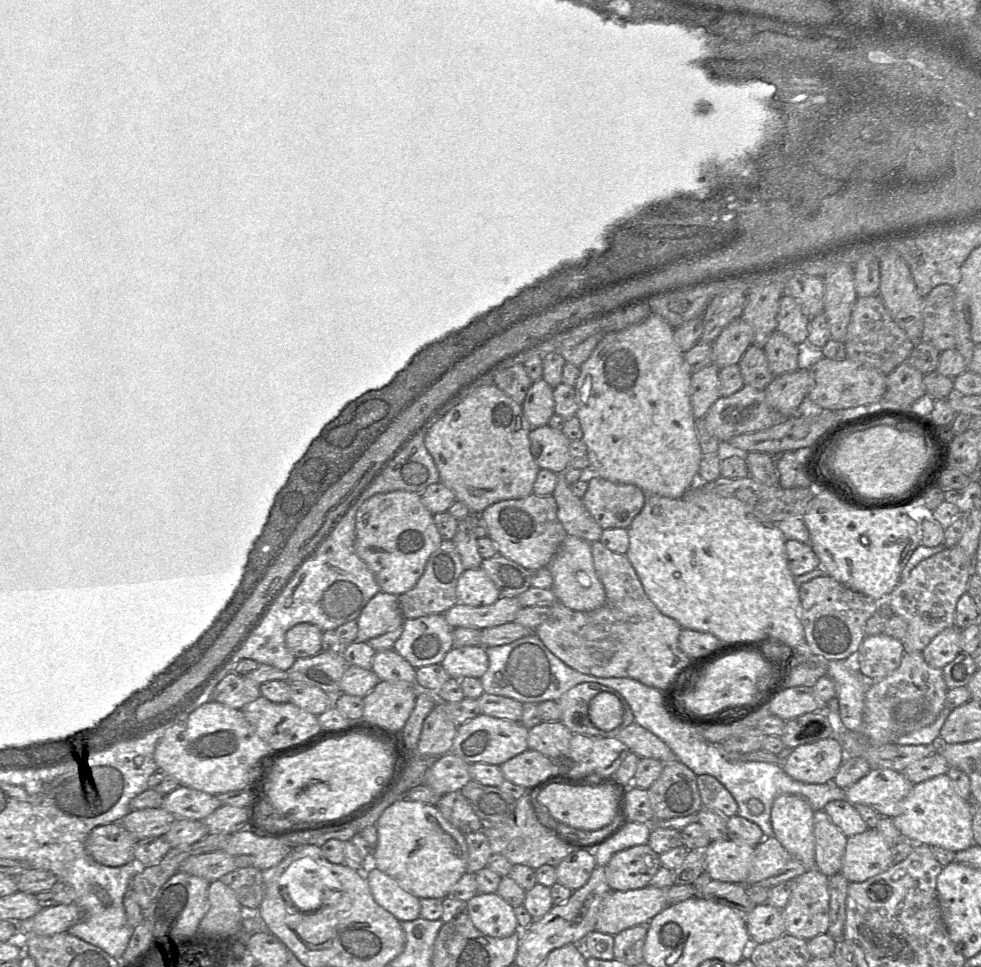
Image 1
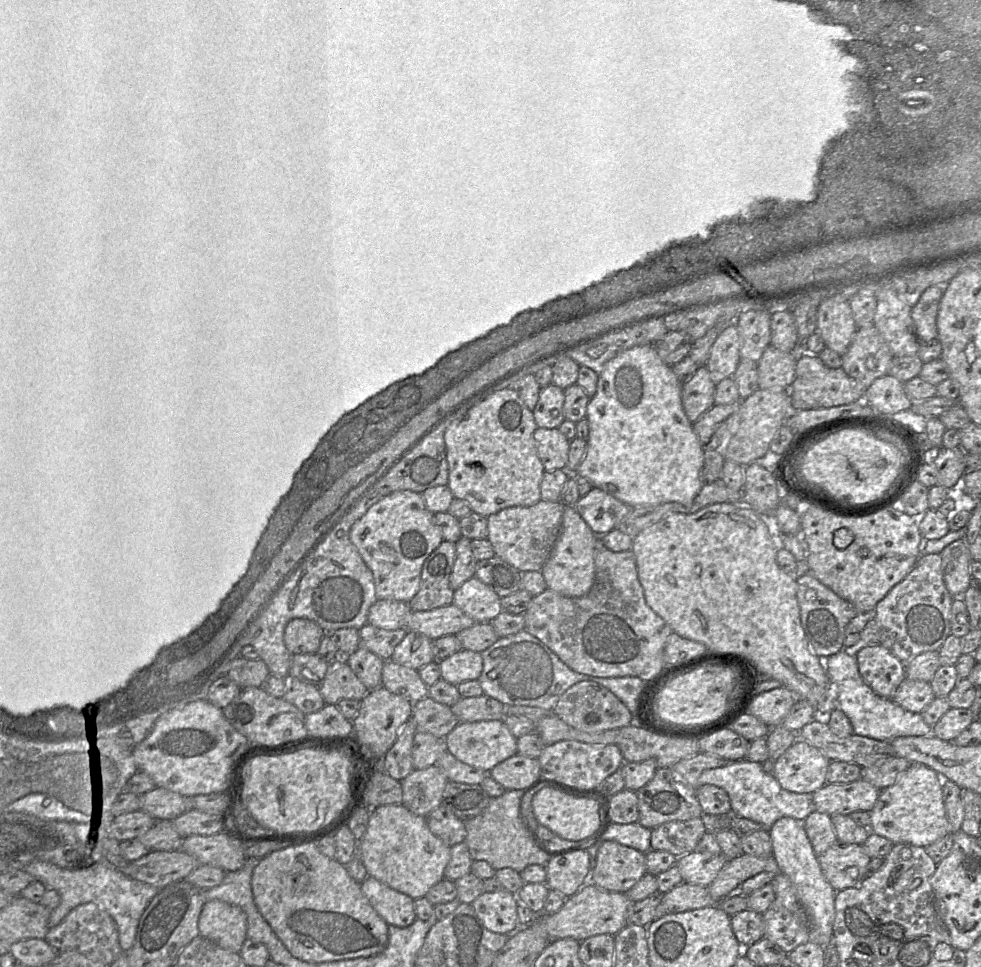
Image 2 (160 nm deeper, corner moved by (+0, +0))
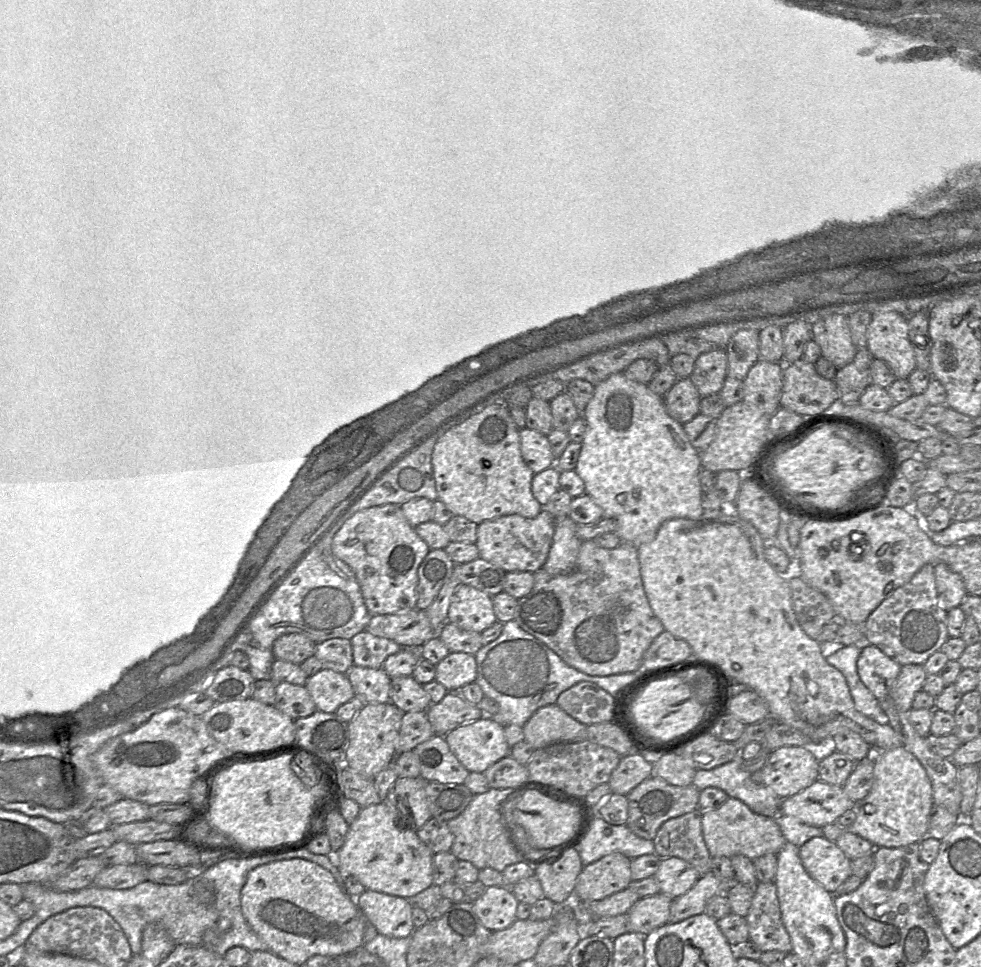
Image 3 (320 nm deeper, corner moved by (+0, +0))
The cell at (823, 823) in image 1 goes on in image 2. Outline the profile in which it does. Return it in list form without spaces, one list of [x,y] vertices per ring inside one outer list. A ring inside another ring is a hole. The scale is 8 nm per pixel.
[[[813,811],[803,821],[803,825],[817,857],[838,841],[829,814]]]

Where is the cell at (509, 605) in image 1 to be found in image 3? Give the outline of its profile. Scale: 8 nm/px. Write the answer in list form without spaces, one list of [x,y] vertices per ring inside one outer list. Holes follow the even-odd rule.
[[[411,609],[388,615],[372,615],[365,631],[393,640],[402,648],[420,649],[427,641],[439,638],[436,629],[427,617],[426,611]]]

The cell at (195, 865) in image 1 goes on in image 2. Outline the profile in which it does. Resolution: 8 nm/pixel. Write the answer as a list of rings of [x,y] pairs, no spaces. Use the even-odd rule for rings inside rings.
[[[149,851],[143,857],[128,863],[123,873],[131,879],[158,888],[185,880],[199,865],[192,855],[182,851]]]

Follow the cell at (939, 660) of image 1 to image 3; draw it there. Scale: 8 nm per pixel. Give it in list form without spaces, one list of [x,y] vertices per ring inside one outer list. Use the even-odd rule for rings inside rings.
[[[921,664],[903,665],[891,689],[891,697],[898,710],[909,712],[915,695],[922,690],[927,673]]]

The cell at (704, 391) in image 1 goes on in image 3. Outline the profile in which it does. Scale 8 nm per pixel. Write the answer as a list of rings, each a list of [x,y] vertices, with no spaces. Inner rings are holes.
[[[690,378],[678,379],[663,398],[667,413],[681,425],[700,413],[702,397]]]

